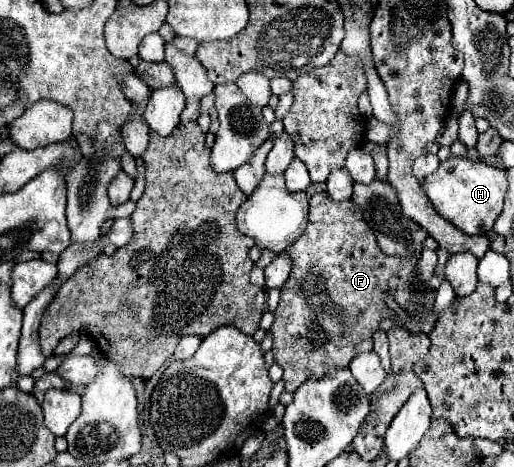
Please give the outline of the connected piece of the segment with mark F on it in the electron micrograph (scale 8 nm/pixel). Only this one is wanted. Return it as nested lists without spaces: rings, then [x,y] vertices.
[[[315,193],[309,199],[309,225],[305,233],[287,249],[287,253],[293,259],[295,275],[291,275],[289,285],[283,285],[281,289],[281,301],[275,309],[271,333],[275,363],[283,367],[285,391],[295,391],[307,379],[323,377],[323,373],[331,367],[347,367],[355,355],[373,349],[371,337],[383,321],[389,279],[399,275],[403,257],[385,255],[379,249],[375,235],[363,221],[357,205],[353,205],[349,199],[335,203],[325,197],[325,193]]]

